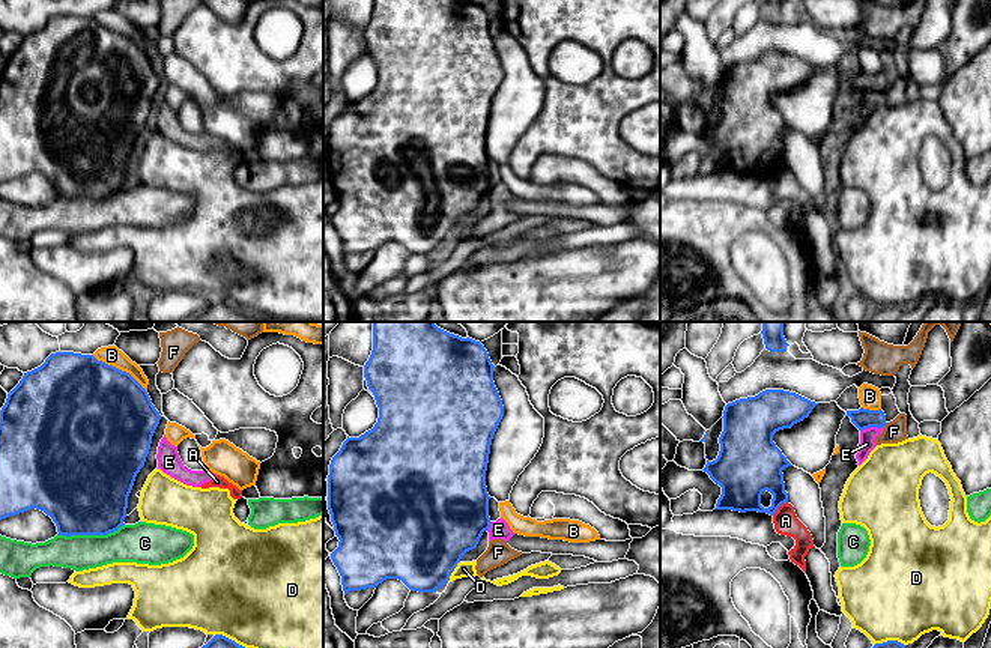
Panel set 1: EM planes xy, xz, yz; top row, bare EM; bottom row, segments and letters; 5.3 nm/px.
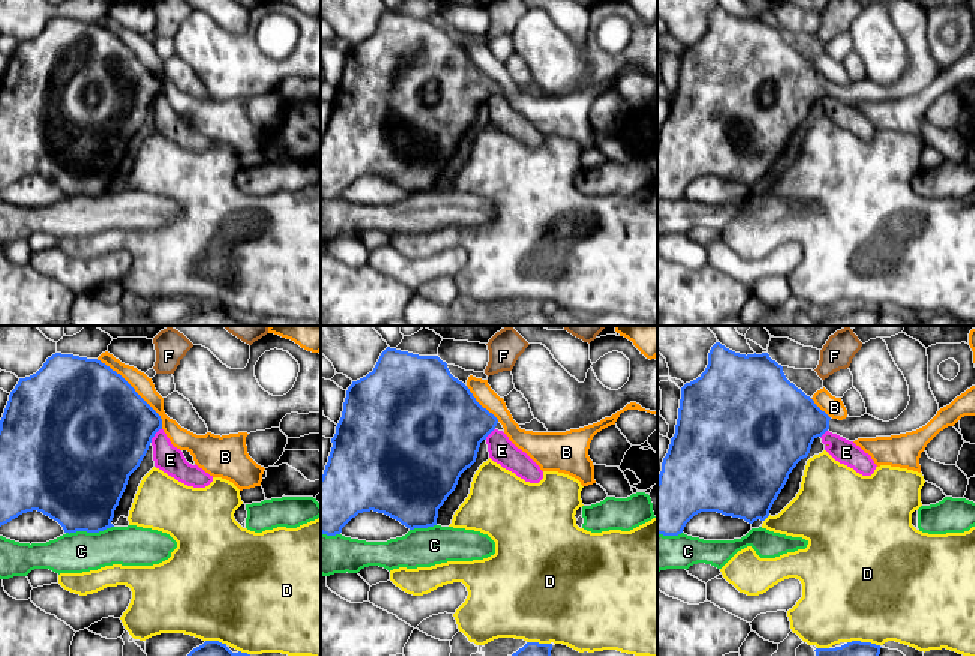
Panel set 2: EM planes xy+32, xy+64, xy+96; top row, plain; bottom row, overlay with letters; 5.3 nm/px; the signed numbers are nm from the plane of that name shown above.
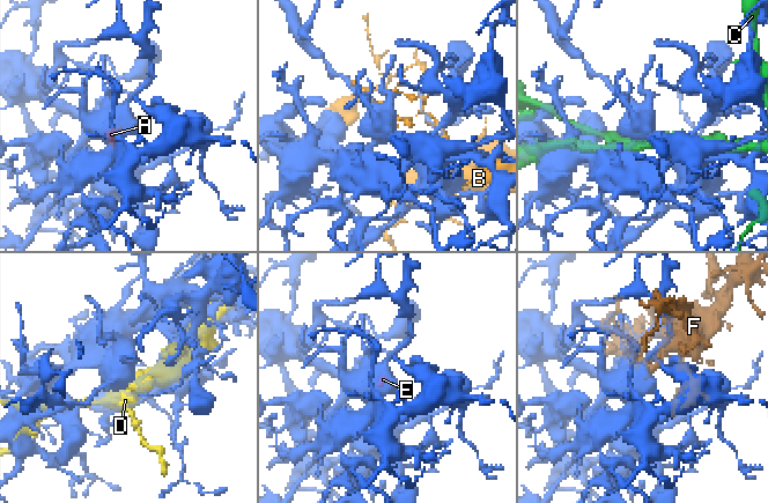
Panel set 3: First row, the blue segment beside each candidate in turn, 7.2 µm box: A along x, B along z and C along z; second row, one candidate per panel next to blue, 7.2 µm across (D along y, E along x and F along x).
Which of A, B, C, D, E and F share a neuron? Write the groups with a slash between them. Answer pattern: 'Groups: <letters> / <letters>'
Groups: A E F / B / C / D

